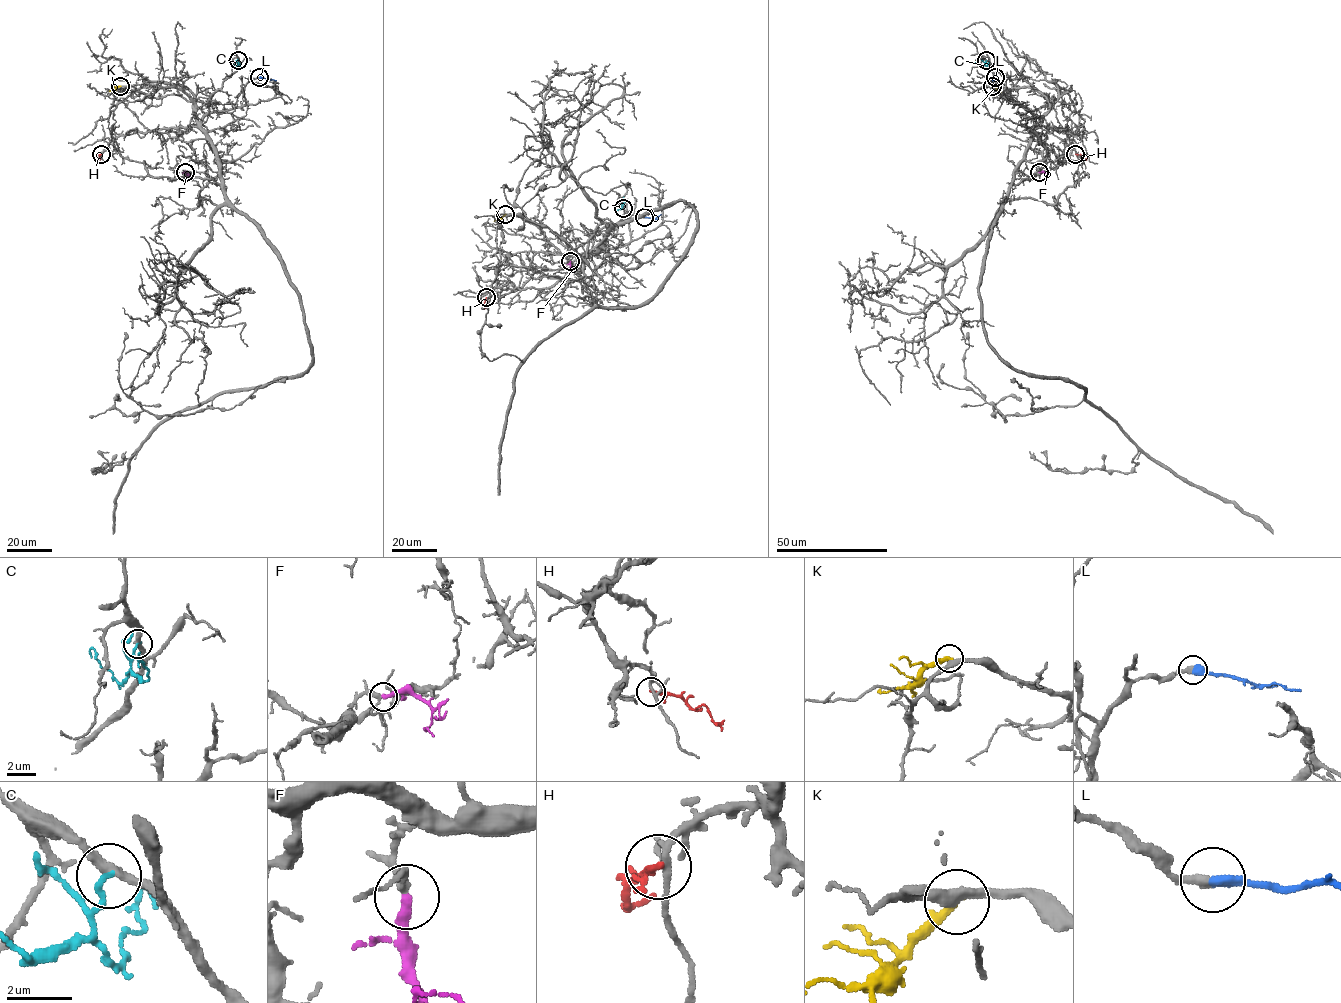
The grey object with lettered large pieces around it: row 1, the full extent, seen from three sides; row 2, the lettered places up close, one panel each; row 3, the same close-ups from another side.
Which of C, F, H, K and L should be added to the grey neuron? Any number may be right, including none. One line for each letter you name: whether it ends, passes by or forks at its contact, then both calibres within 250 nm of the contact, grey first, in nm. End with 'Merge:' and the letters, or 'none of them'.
F: It ends there. Thickness 240 nm (grey) against 320 nm
L: It ends there. Thickness 320 nm (grey) against 440 nm
Merge: F, L

